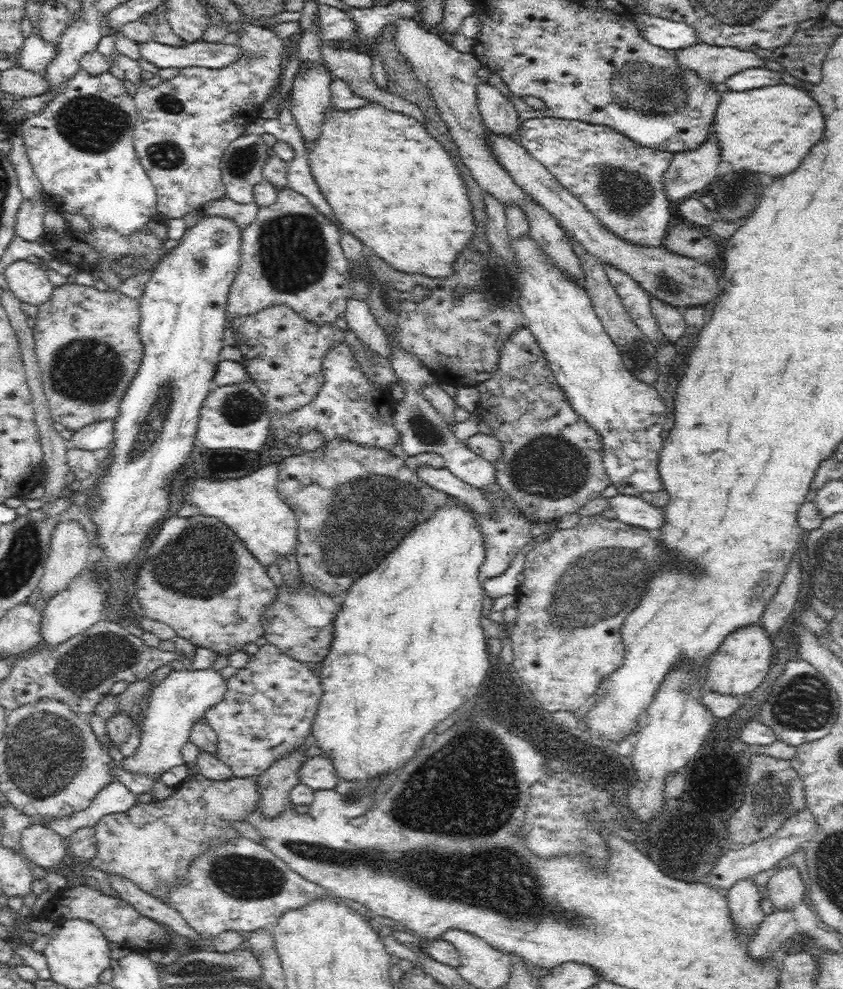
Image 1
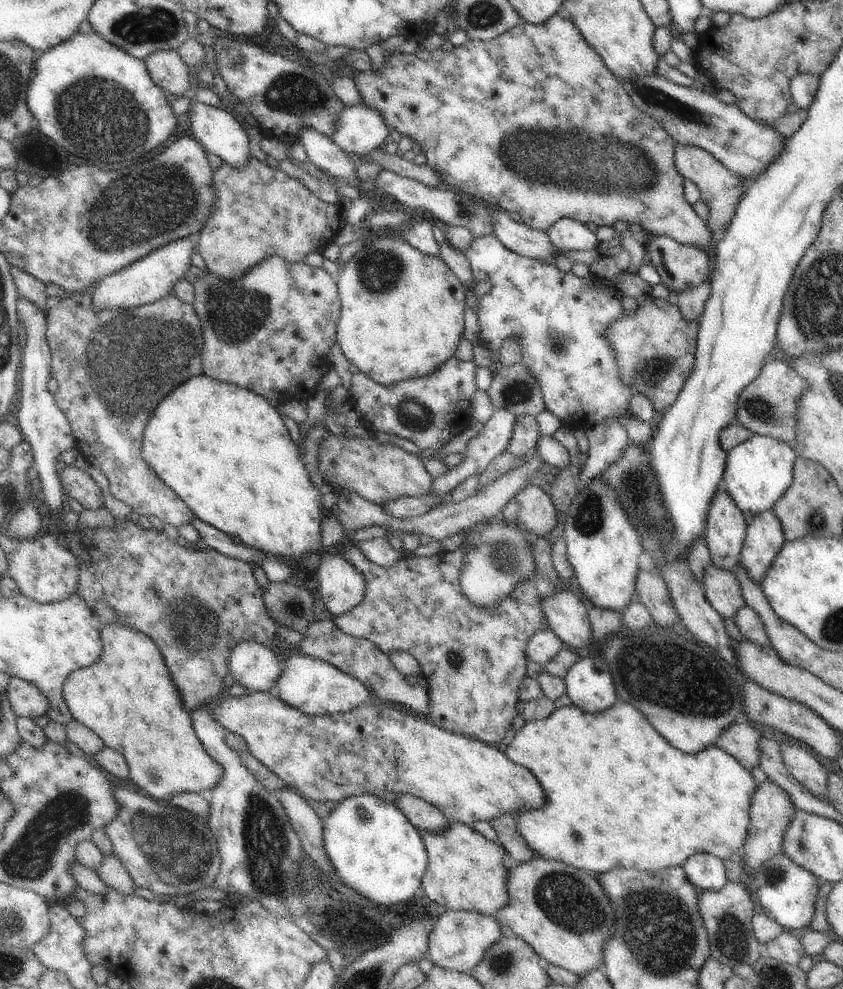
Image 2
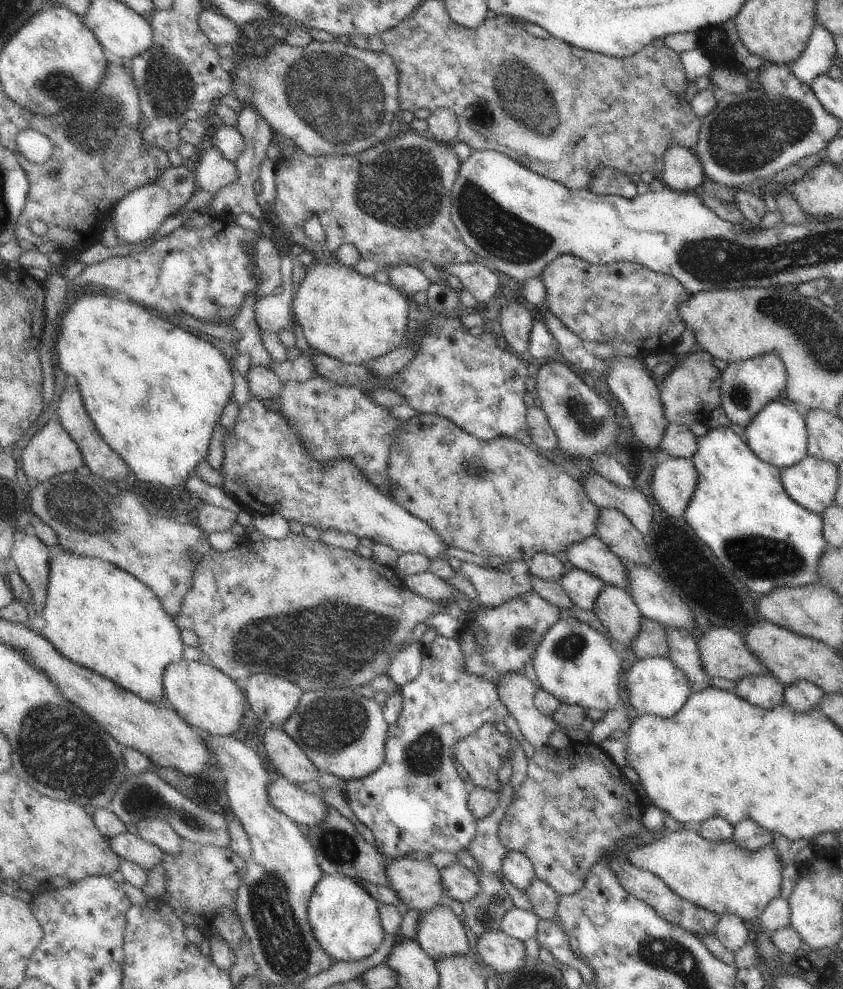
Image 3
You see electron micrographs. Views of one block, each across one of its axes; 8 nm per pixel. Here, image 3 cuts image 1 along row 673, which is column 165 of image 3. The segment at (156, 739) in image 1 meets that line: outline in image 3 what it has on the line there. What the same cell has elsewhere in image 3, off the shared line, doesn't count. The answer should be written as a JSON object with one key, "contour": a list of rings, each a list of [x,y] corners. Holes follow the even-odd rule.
{"contour":[[[173,163],[164,172],[160,172],[152,182],[128,192],[128,196],[121,197],[115,208],[114,226],[119,242],[138,243],[148,238],[155,238],[164,220],[182,210],[196,188],[195,174],[183,164],[177,166]]]}

